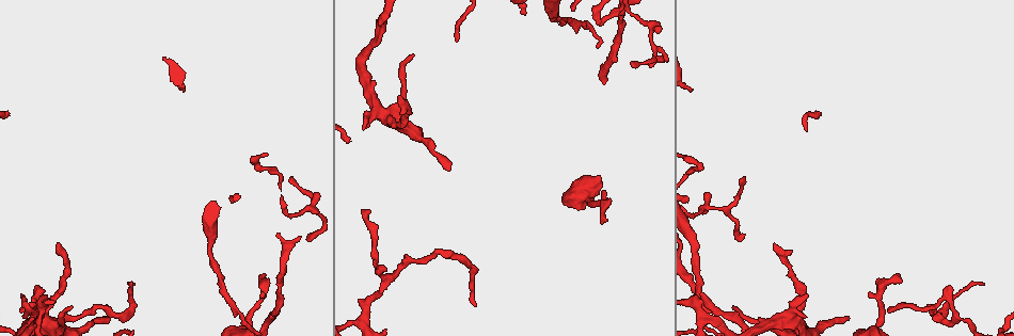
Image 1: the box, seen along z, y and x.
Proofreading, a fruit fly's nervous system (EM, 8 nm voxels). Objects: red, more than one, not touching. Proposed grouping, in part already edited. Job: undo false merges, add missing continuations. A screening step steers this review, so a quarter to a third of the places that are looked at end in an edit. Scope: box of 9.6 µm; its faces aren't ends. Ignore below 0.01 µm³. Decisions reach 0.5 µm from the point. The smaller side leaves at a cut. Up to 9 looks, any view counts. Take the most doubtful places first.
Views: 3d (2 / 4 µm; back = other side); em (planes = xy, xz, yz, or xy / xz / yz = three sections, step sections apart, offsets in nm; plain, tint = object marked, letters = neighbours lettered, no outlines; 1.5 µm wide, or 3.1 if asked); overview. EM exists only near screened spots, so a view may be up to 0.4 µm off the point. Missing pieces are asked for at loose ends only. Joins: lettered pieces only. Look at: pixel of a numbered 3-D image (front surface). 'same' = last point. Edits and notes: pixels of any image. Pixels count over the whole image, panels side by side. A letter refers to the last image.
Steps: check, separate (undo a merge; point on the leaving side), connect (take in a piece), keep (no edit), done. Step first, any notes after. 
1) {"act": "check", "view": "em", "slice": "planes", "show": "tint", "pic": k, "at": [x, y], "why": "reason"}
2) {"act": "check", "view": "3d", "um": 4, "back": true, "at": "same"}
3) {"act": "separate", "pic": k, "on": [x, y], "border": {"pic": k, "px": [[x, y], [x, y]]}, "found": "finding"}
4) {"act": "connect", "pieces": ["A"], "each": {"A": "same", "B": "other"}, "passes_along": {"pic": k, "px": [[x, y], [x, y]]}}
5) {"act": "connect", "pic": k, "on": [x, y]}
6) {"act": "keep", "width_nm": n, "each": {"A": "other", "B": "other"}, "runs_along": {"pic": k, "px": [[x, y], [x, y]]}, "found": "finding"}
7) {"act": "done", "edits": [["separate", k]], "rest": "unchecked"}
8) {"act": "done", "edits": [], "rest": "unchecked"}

{"act": "check", "view": "em", "slice": "xy", "step": 4, "show": "tint", "pic": 1, "at": [474, 305], "why": "end of a long branch"}

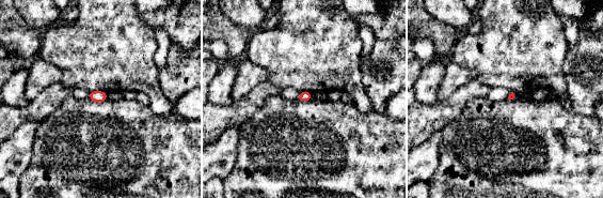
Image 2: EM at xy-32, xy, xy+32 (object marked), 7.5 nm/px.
{"act": "check", "view": "em", "slice": "planes", "show": "letters", "at": "same"}

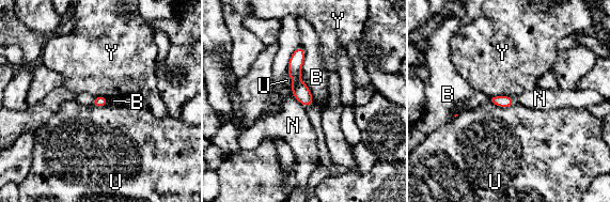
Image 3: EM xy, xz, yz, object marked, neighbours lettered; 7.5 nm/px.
{"act": "keep", "each": {"B": "other", "N": "other", "U": "other", "Y": "other"}, "runs_along": {"pic": 3, "px": [[299, 50], [296, 80], [307, 103]]}, "found": "no lettered piece goes on from it"}

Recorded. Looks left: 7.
{"act": "check", "view": "em", "slice": "planes", "show": "letters", "pic": 1, "at": [887, 312]}

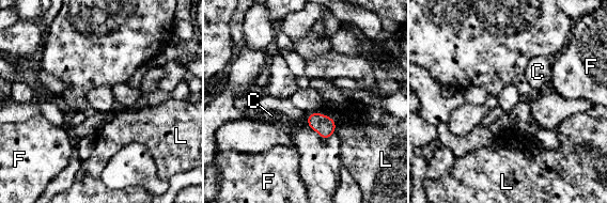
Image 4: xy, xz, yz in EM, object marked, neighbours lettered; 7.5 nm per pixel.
{"act": "keep", "longest_contact_nm": ["L", 110], "each": {"C": "other", "F": "other", "L": "other"}, "found": "no lettered piece goes on from it"}

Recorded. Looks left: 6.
{"act": "check", "view": "em", "slice": "yz", "step": 8, "show": "letters", "pic": 1, "at": [71, 305], "why": "thin end"}

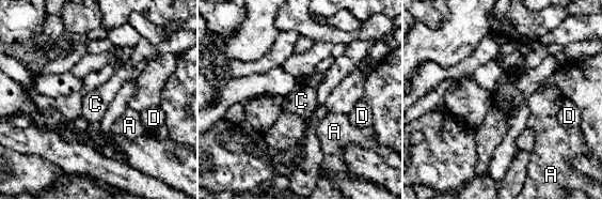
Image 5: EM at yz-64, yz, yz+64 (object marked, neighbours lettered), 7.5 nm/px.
{"act": "check", "view": "em", "slice": "planes", "show": "letters", "at": "same"}

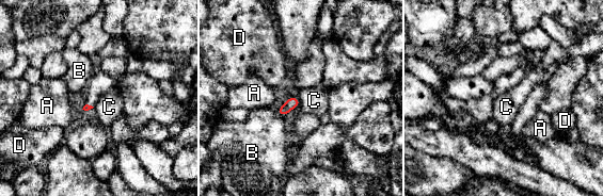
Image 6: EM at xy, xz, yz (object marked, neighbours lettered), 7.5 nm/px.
{"act": "keep", "each": {"A": "other", "B": "other", "C": "other", "D": "other"}, "border": {"pic": 6, "px": [[276, 109], [283, 117]]}, "found": "none of them fits"}

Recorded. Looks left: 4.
{"act": "check", "view": "em", "slice": "xz", "step": 8, "show": "letters", "pic": 1, "at": [377, 266], "why": "abrupt turn"}

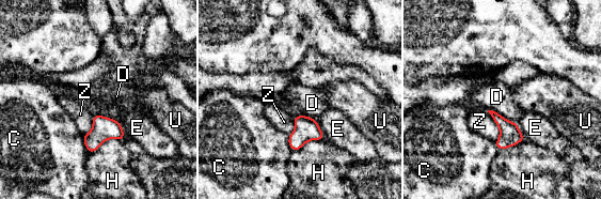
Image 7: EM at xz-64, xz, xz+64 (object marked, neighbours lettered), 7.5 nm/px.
{"act": "keep", "width_nm": 100, "each": {"C": "other", "D": "other", "E": "other", "H": "other", "U": "other", "Z": "other"}, "found": "one neuron here"}

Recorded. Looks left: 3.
{"act": "done", "edits": [], "rest": "unchecked"}

